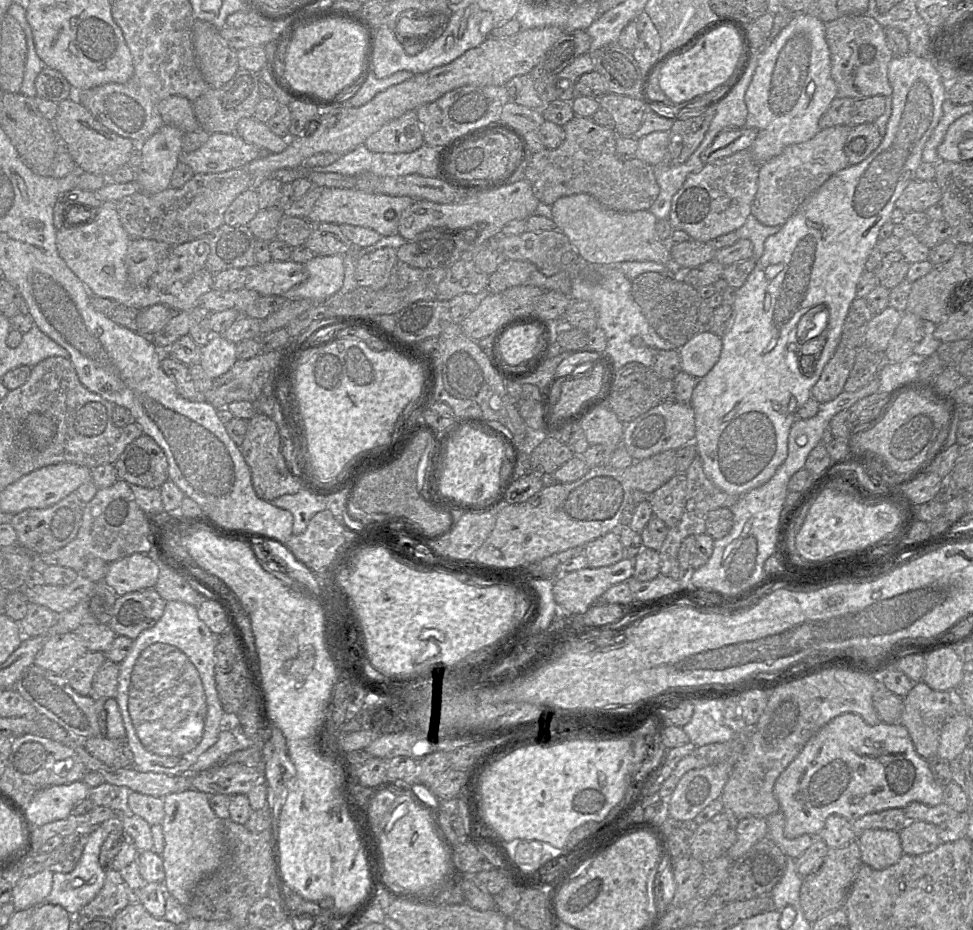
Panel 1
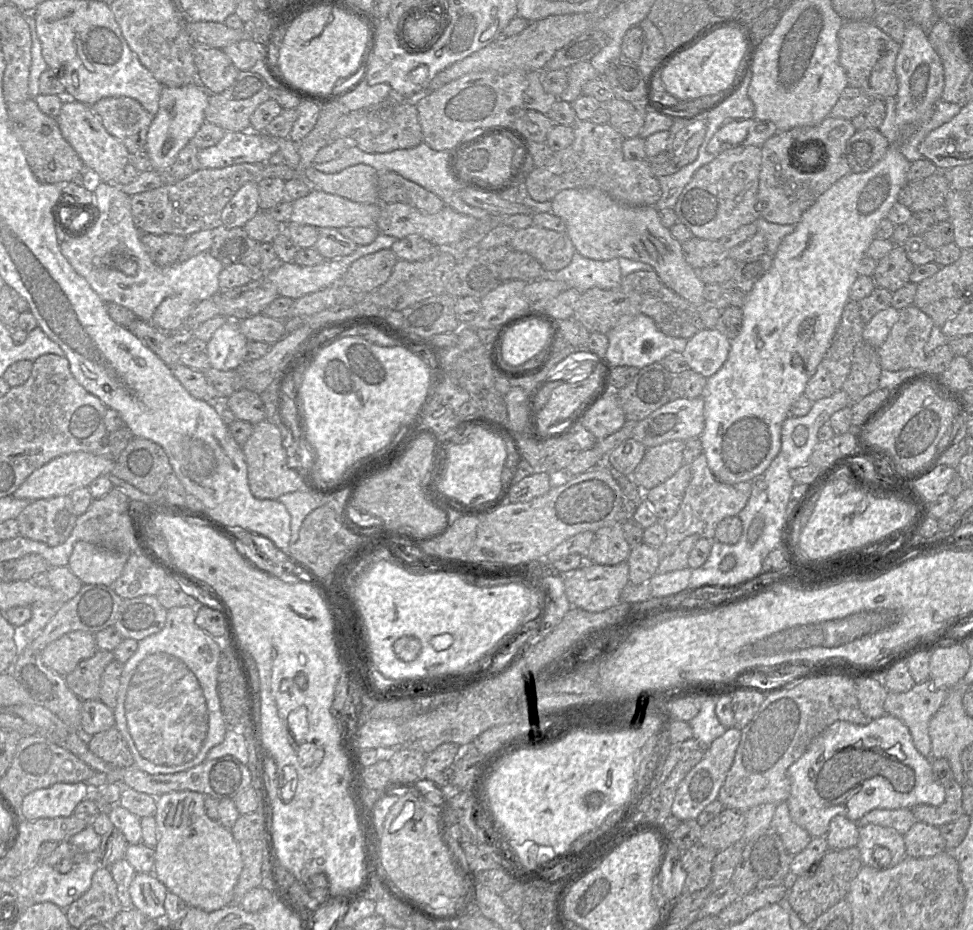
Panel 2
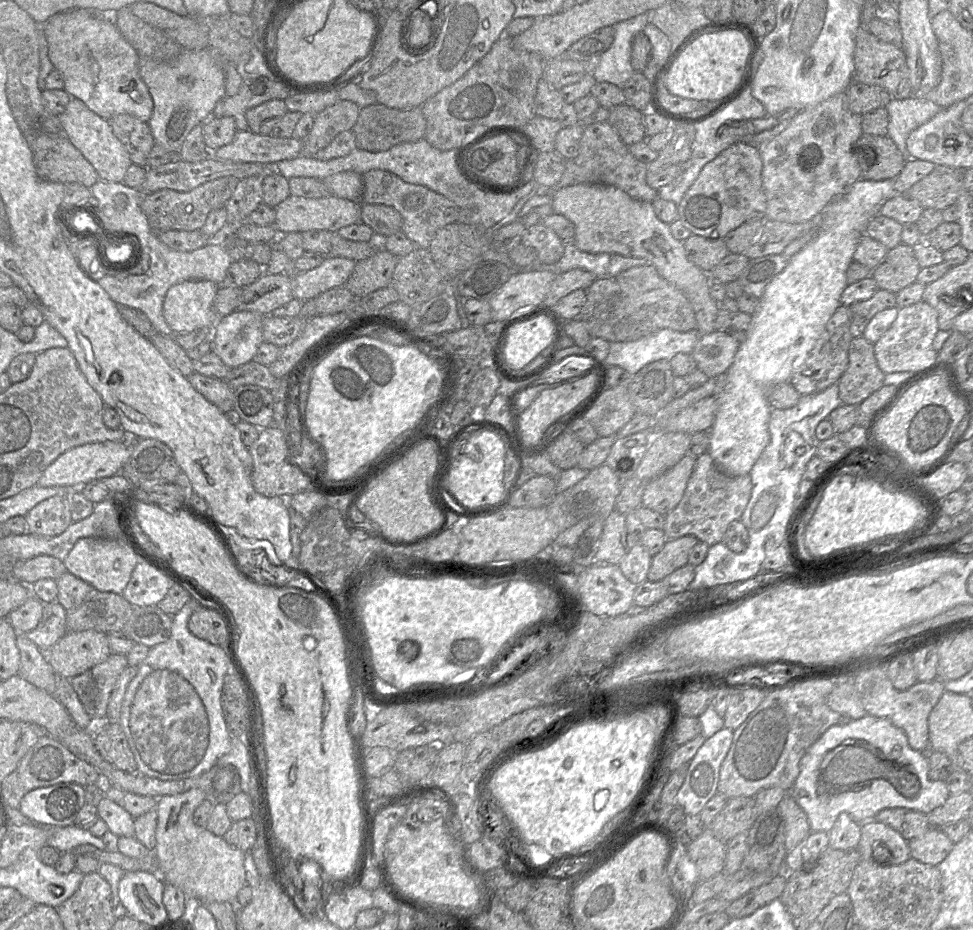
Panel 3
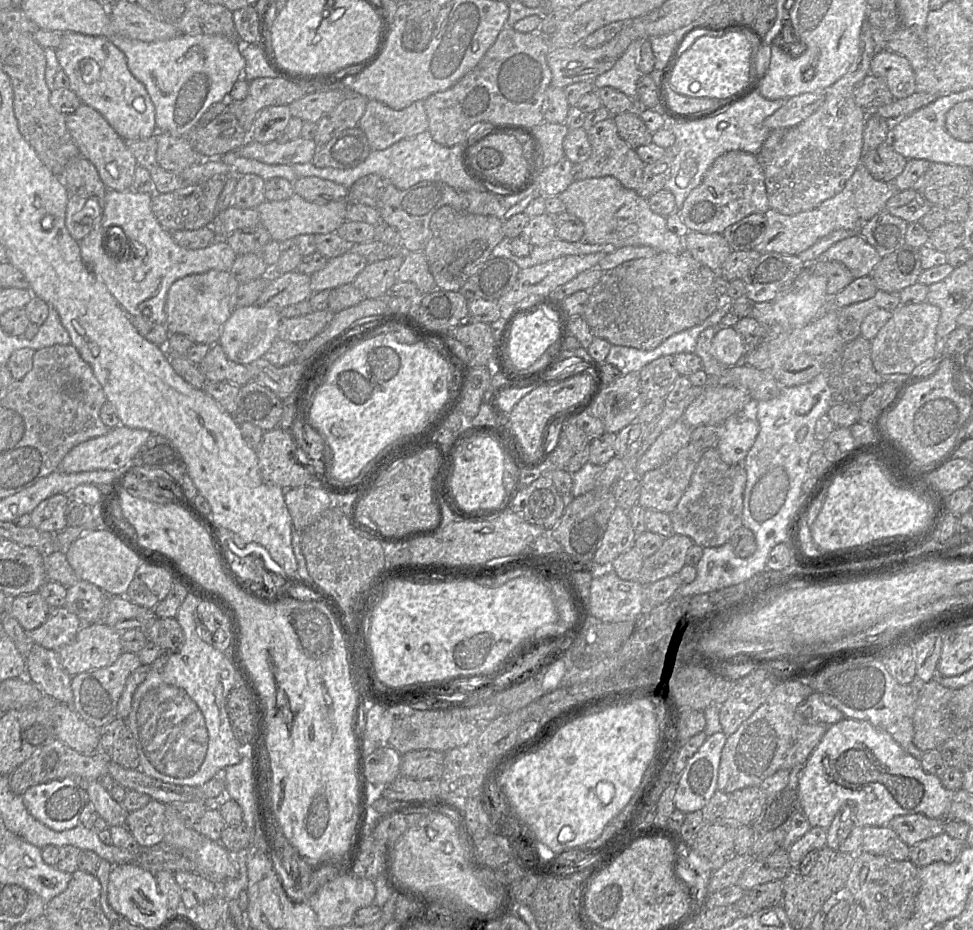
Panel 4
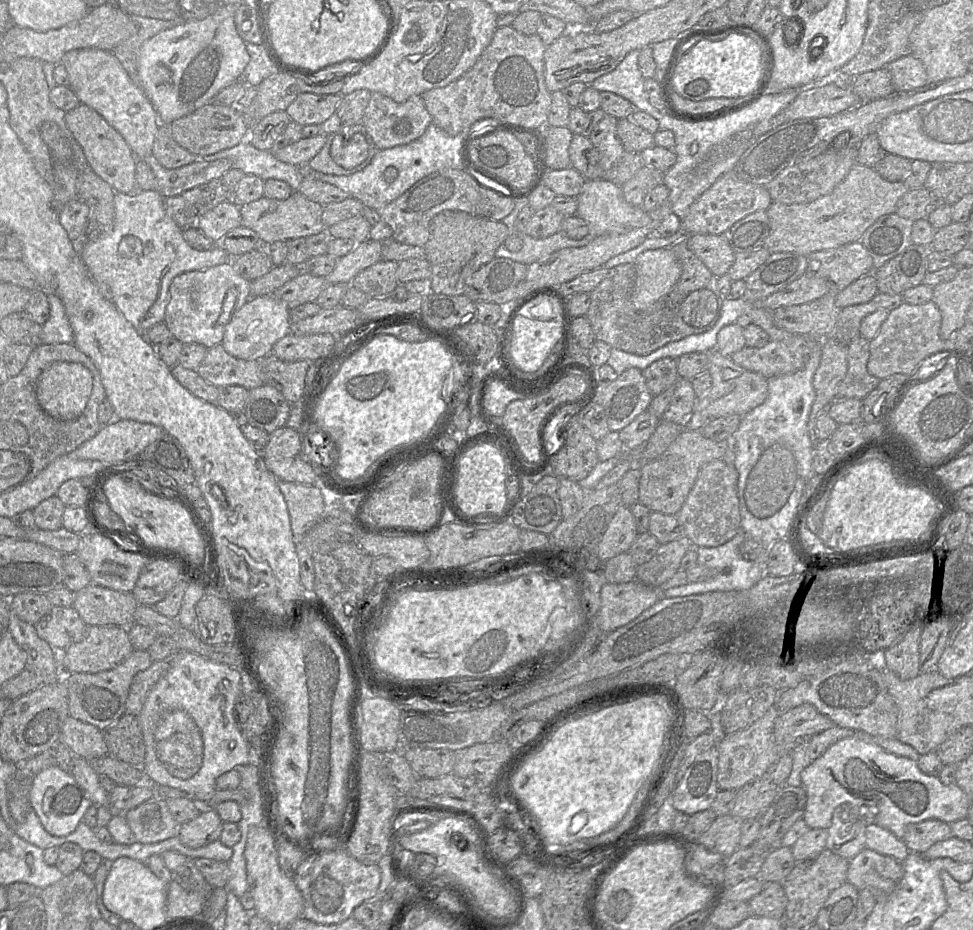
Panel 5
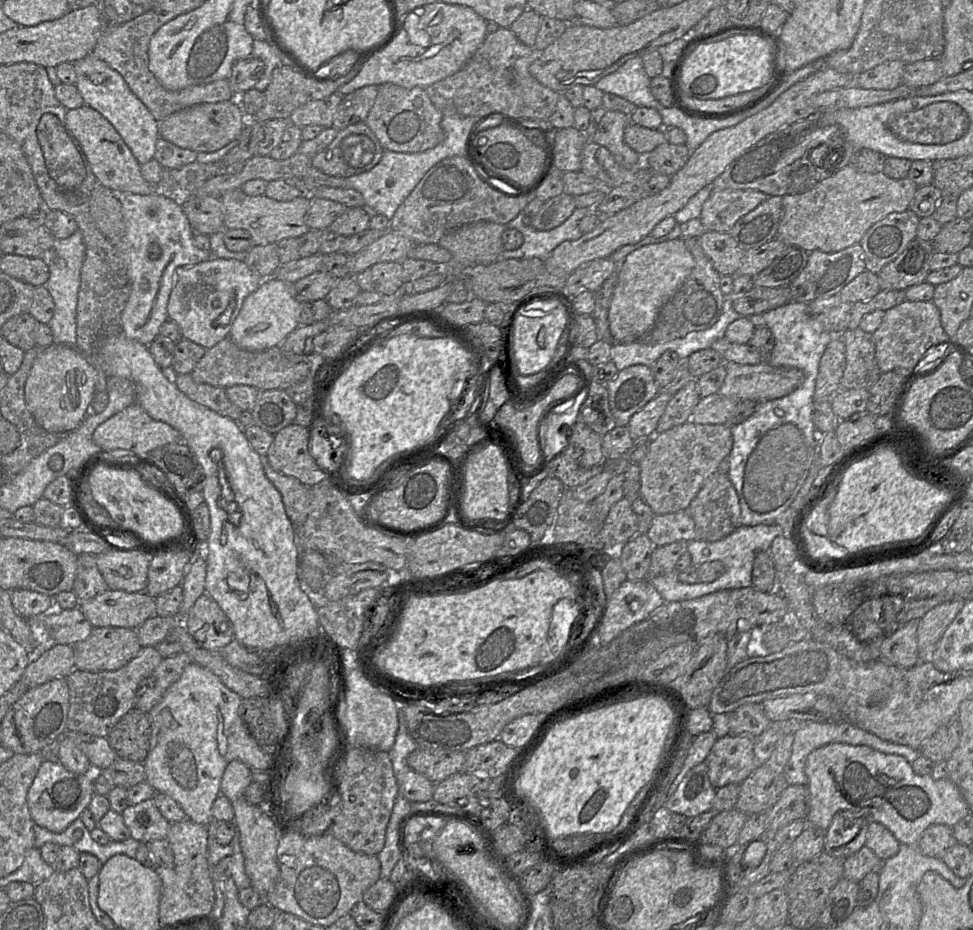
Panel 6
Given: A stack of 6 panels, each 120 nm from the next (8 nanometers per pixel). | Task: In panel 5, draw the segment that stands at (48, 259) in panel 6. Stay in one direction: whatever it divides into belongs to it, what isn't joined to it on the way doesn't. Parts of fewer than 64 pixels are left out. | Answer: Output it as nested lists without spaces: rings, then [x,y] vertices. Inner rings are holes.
[[[48,294],[50,315],[42,325],[41,344],[73,343],[74,333],[62,301],[54,294]]]

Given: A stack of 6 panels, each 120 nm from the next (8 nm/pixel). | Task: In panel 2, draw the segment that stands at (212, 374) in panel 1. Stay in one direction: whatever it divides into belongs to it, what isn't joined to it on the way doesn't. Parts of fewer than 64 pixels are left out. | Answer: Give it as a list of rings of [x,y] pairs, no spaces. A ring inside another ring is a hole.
[[[227,320],[207,342],[205,353],[213,369],[235,370],[246,361],[247,338],[241,333],[238,322]]]

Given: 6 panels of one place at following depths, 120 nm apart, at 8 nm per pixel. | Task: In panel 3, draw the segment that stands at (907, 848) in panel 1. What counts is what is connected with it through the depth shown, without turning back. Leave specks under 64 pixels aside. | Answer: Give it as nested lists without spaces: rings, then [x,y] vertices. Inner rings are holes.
[[[931,827],[925,834],[908,841],[911,858],[932,865],[939,865],[952,851],[954,843],[941,828]]]

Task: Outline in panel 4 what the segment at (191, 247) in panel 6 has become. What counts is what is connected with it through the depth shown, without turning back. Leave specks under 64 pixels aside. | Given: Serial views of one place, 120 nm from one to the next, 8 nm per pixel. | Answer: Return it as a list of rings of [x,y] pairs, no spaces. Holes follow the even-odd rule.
[[[108,189],[108,190],[107,190],[107,191],[106,191],[106,193],[105,193],[105,194],[104,194],[104,196],[103,196],[103,197],[102,197],[102,215],[101,215],[101,218],[100,218],[100,220],[99,220],[99,222],[97,222],[97,224],[96,224],[96,225],[95,225],[95,226],[94,226],[94,228],[93,228],[93,229],[92,229],[92,230],[91,230],[91,232],[90,232],[90,233],[89,233],[89,234],[88,234],[88,235],[87,235],[87,236],[85,236],[85,237],[84,237],[84,238],[83,238],[83,239],[82,239],[82,240],[81,240],[81,241],[79,241],[79,247],[80,247],[80,254],[81,254],[81,258],[82,258],[82,260],[83,260],[83,262],[84,262],[84,263],[85,263],[85,265],[86,265],[86,266],[87,266],[87,267],[88,267],[88,268],[89,268],[89,269],[90,269],[90,270],[91,270],[91,271],[92,271],[92,272],[93,272],[93,273],[94,273],[94,274],[96,274],[96,275],[97,275],[97,276],[98,276],[98,277],[99,277],[99,278],[100,278],[100,279],[101,279],[101,280],[102,280],[102,281],[103,281],[103,282],[104,282],[104,283],[105,283],[105,285],[106,285],[106,287],[107,287],[107,288],[108,288],[108,290],[109,290],[109,292],[110,292],[110,293],[111,293],[111,294],[112,294],[112,295],[113,295],[113,297],[114,297],[114,298],[115,298],[115,299],[116,299],[116,301],[117,301],[117,302],[118,302],[118,303],[119,303],[119,305],[120,305],[120,306],[121,306],[121,307],[122,307],[122,309],[123,309],[123,310],[124,310],[124,311],[125,311],[125,312],[126,312],[126,314],[127,314],[127,315],[128,315],[128,316],[140,316],[140,317],[143,317],[143,318],[146,318],[146,319],[148,319],[148,320],[150,320],[150,321],[152,321],[152,322],[154,322],[154,323],[157,323],[157,324],[163,324],[163,325],[166,325],[166,297],[167,297],[167,293],[168,293],[168,290],[169,290],[169,288],[170,288],[170,286],[171,286],[171,285],[172,285],[172,284],[173,284],[173,282],[175,282],[175,281],[176,281],[176,280],[178,280],[178,279],[180,279],[180,278],[183,278],[183,277],[185,277],[185,276],[188,276],[188,275],[191,275],[191,274],[200,274],[200,273],[205,273],[205,272],[208,272],[208,271],[210,271],[210,270],[218,270],[218,271],[230,271],[230,268],[231,268],[231,266],[232,266],[232,265],[233,265],[233,263],[234,263],[234,261],[235,261],[235,258],[236,258],[236,257],[237,257],[237,254],[236,254],[236,253],[235,253],[235,252],[234,252],[234,250],[233,250],[233,249],[232,249],[232,248],[231,248],[231,246],[230,246],[230,245],[229,245],[229,244],[228,244],[228,242],[227,242],[227,241],[226,241],[226,239],[225,239],[225,238],[218,238],[218,239],[217,239],[217,240],[216,240],[216,241],[215,241],[215,242],[213,242],[213,243],[212,243],[212,244],[211,244],[211,245],[209,245],[209,246],[207,246],[207,247],[205,247],[205,248],[200,248],[200,249],[186,249],[186,248],[183,248],[183,247],[181,247],[181,246],[179,246],[179,245],[178,245],[178,244],[177,244],[177,243],[176,243],[176,242],[175,242],[175,241],[174,241],[174,240],[173,240],[173,239],[172,239],[172,237],[171,237],[171,234],[170,234],[170,231],[167,231],[167,230],[166,230],[166,229],[164,229],[164,228],[163,228],[163,227],[162,227],[162,226],[161,226],[161,225],[160,225],[160,224],[159,224],[159,222],[158,222],[158,221],[157,221],[157,219],[156,219],[156,217],[155,217],[155,216],[154,216],[154,214],[153,214],[153,211],[152,211],[152,208],[151,208],[151,202],[152,202],[152,197],[153,197],[153,194],[154,194],[154,193],[139,193],[139,192],[136,192],[136,191],[134,191],[134,190],[133,190],[133,189],[130,189],[130,190],[126,190],[126,191],[116,191],[116,190],[110,190],[110,189]],[[110,240],[115,240],[115,241],[117,241],[117,242],[119,242],[119,243],[121,243],[121,246],[120,246],[120,247],[119,247],[119,249],[118,249],[118,250],[117,250],[117,248],[111,248],[111,247],[110,247],[110,246],[109,246],[109,249],[110,249],[110,251],[111,251],[111,252],[112,252],[112,253],[114,253],[114,254],[115,254],[115,255],[118,255],[118,254],[120,254],[120,255],[122,255],[122,254],[124,254],[124,253],[126,253],[126,248],[125,248],[125,247],[124,247],[124,246],[125,246],[125,245],[124,245],[124,243],[125,243],[125,241],[126,241],[126,244],[127,244],[127,246],[128,246],[128,247],[129,247],[129,253],[128,253],[128,254],[127,254],[127,255],[124,255],[124,256],[123,256],[123,257],[122,257],[122,258],[120,258],[120,259],[123,259],[123,260],[119,260],[119,259],[118,259],[118,258],[117,258],[117,257],[115,257],[115,256],[113,256],[113,255],[114,255],[114,254],[112,254],[112,253],[110,253],[110,252],[109,252],[109,249],[108,249],[108,243],[109,243],[109,241],[110,241]]]

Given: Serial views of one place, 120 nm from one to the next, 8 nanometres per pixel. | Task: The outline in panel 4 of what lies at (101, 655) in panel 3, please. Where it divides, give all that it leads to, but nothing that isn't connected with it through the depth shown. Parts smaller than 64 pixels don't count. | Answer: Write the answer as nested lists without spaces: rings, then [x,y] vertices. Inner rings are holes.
[[[103,622],[82,625],[75,639],[57,650],[63,669],[71,677],[83,672],[110,666],[122,653],[121,632]]]

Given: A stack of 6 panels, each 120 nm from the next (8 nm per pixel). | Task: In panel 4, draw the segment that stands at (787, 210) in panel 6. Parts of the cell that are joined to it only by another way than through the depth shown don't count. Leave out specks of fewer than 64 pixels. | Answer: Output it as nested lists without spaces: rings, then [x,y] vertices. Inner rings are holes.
[[[860,163],[839,193],[811,210],[794,215],[785,215],[769,208],[764,214],[766,217],[766,231],[762,240],[754,249],[761,254],[778,252],[798,255],[833,231],[847,229],[858,231],[858,234],[860,234],[862,226],[885,209],[886,202],[894,192],[896,191],[892,183],[876,180],[866,167]]]

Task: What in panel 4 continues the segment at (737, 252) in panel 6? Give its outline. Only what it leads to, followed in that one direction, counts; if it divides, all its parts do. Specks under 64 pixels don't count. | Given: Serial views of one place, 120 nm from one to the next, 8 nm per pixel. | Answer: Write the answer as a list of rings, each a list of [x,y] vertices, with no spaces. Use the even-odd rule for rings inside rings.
[[[689,231],[683,237],[685,249],[699,262],[714,271],[719,271],[732,252],[722,234],[704,234]]]

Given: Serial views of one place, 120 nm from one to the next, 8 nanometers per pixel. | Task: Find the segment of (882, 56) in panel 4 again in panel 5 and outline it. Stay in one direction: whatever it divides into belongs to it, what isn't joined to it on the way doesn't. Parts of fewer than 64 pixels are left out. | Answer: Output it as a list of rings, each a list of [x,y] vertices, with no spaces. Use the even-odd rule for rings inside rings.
[[[913,55],[903,56],[885,67],[891,75],[894,91],[910,91],[929,84],[923,63]]]

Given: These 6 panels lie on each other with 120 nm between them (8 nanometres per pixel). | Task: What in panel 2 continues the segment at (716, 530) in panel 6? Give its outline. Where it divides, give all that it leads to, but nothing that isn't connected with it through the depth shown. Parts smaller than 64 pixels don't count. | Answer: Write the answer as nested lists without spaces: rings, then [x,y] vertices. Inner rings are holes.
[[[704,453],[691,464],[691,480],[685,490],[682,502],[673,517],[663,522],[666,537],[658,548],[661,558],[672,554],[682,540],[692,534],[714,540],[717,525],[730,516],[738,516],[751,494],[750,481],[727,484],[719,481],[708,466]]]

